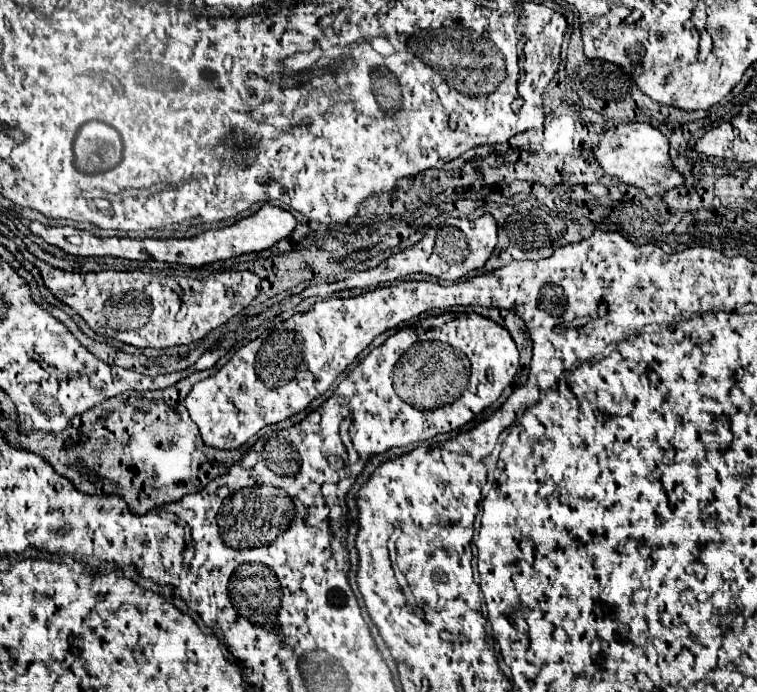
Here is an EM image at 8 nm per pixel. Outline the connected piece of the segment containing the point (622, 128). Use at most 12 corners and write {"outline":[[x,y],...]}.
{"outline":[[651,123],[609,127],[593,153],[649,197],[683,185]]}

